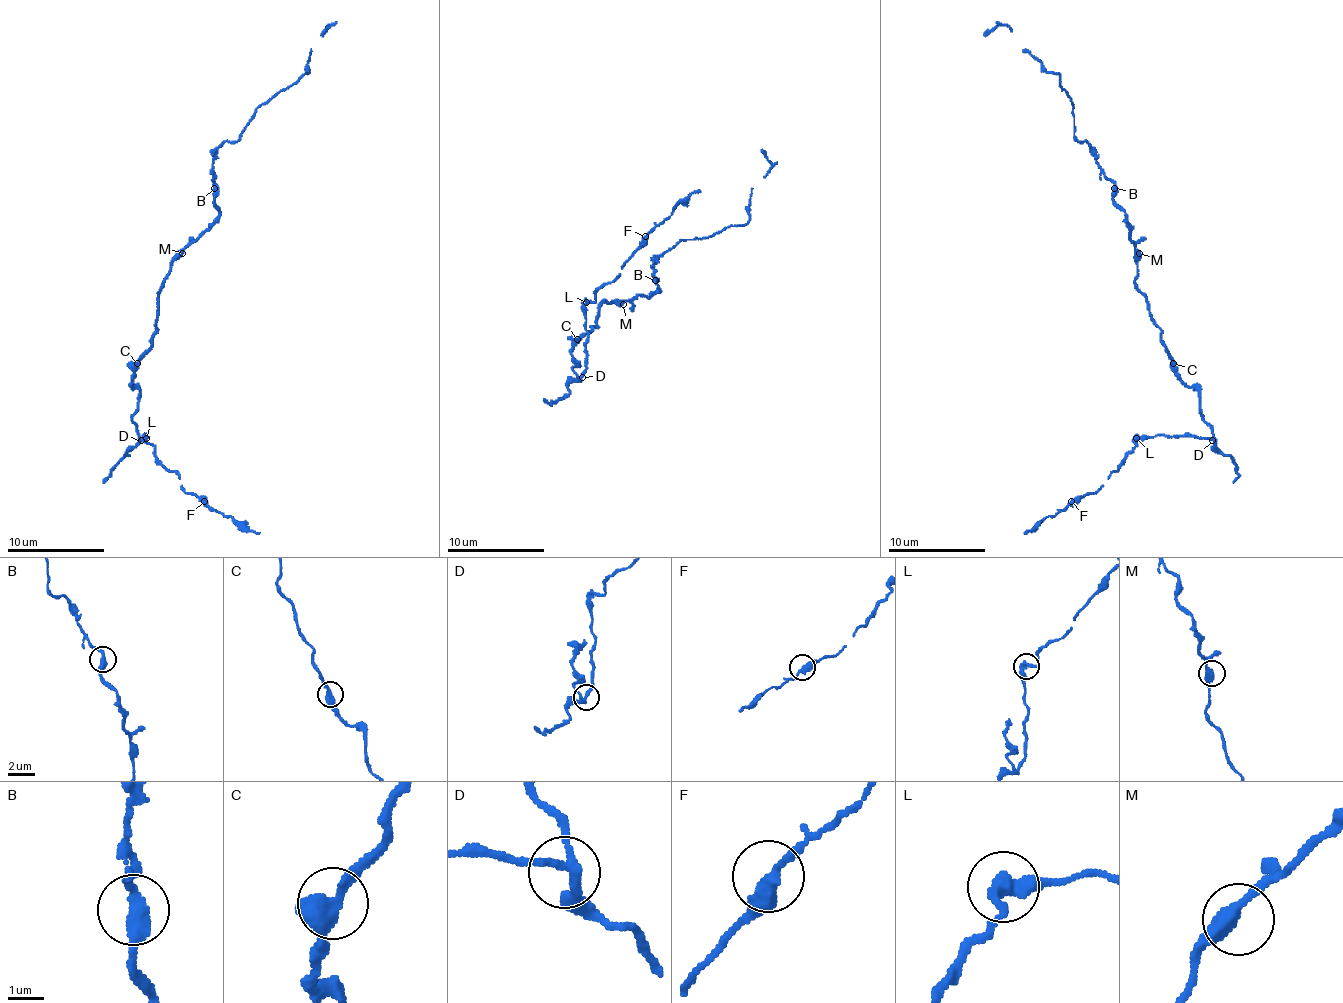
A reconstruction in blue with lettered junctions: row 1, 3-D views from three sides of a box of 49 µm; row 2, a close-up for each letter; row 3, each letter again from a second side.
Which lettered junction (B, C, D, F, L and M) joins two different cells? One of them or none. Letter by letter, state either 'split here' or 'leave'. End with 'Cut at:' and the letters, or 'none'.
B: leave
C: leave
D: leave
F: leave
L: leave
M: leave
Cut at: none

